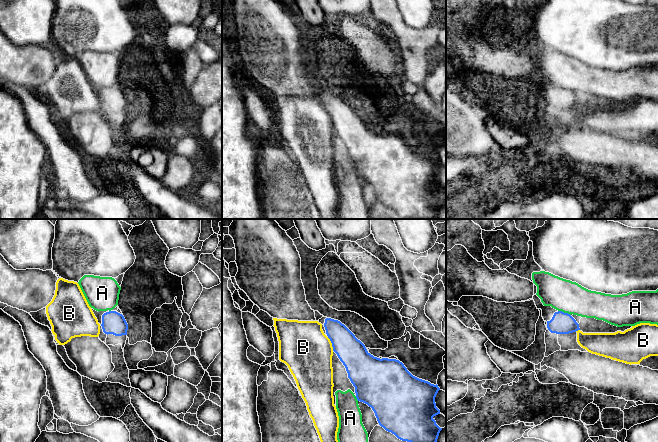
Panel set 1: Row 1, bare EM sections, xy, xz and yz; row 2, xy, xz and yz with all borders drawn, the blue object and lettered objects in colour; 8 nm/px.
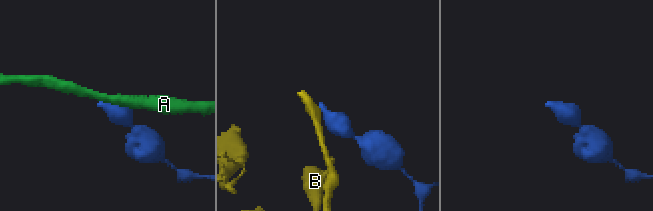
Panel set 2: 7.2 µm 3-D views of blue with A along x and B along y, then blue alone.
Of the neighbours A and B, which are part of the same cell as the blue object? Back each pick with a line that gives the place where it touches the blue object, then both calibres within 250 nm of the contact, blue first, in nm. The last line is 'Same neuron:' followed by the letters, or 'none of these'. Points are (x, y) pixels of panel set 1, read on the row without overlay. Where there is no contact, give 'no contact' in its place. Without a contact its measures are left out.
Same neuron: none of these

